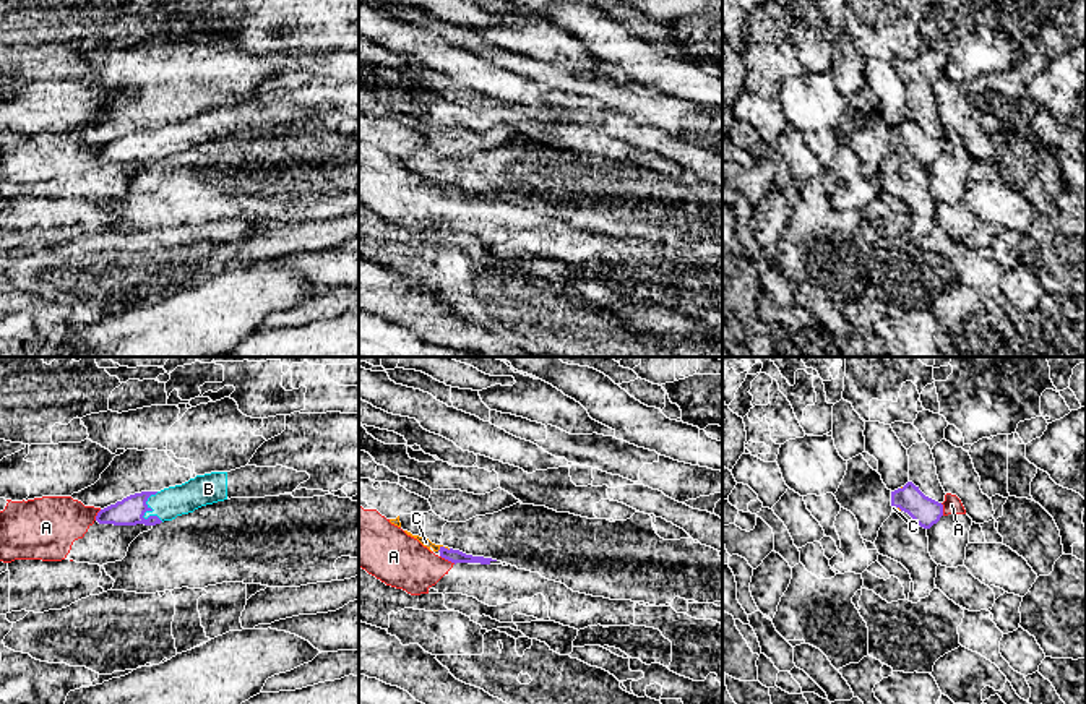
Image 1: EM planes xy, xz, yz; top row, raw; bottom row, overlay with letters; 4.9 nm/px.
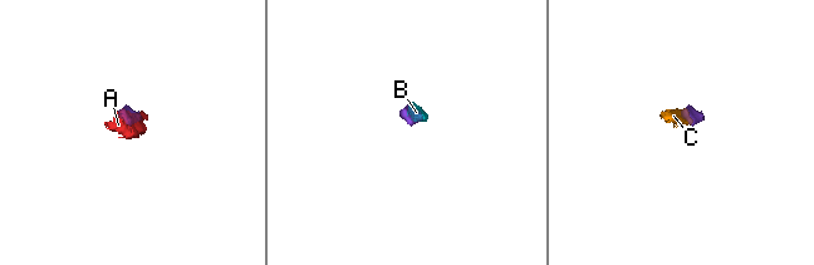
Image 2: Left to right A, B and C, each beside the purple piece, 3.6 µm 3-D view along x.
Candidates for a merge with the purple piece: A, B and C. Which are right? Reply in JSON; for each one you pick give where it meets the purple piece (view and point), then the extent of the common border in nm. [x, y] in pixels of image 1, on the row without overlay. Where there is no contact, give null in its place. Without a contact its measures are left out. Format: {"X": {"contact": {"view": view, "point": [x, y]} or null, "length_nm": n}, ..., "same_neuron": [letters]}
{"B": {"contact": {"view": "xy", "point": [146, 141]}, "length_nm": 160}, "C": {"contact": {"view": "xz", "point": [443, 184]}, "length_nm": 70}, "same_neuron": ["B", "C"]}

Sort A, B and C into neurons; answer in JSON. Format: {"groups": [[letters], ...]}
{"groups": [["A"], ["B", "C"]]}

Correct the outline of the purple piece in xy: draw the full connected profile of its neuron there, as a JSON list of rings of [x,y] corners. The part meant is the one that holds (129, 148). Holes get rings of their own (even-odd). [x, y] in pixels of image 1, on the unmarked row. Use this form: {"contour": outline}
{"contour": [[[245,102],[231,109],[211,109],[161,128],[130,131],[101,146],[96,157],[114,162],[156,162],[227,135],[265,135],[292,130],[308,115],[307,109],[282,102]]]}

